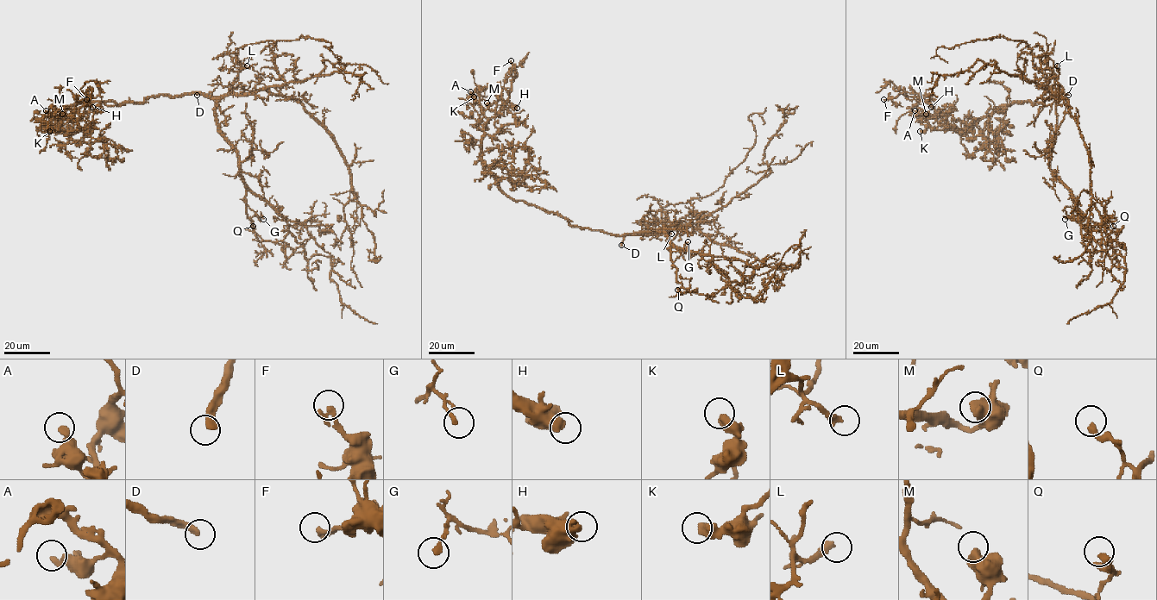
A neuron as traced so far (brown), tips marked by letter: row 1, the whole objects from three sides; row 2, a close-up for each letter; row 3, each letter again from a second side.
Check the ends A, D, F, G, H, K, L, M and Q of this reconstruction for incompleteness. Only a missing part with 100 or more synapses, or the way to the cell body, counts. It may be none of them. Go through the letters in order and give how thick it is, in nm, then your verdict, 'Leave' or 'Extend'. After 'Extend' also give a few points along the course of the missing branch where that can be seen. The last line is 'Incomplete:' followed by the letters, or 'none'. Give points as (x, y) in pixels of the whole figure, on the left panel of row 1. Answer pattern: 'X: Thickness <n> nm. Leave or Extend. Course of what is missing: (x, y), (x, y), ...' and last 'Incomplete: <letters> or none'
A: Thickness 340 nm. Leave
D: Thickness 360 nm. Extend
F: Thickness 320 nm. Leave
G: Thickness 220 nm. Leave
H: Thickness 550 nm. Leave
K: Thickness 480 nm. Leave
L: Thickness 340 nm. Leave
M: Thickness 550 nm. Leave
Q: Thickness 320 nm. Leave
Incomplete: D

